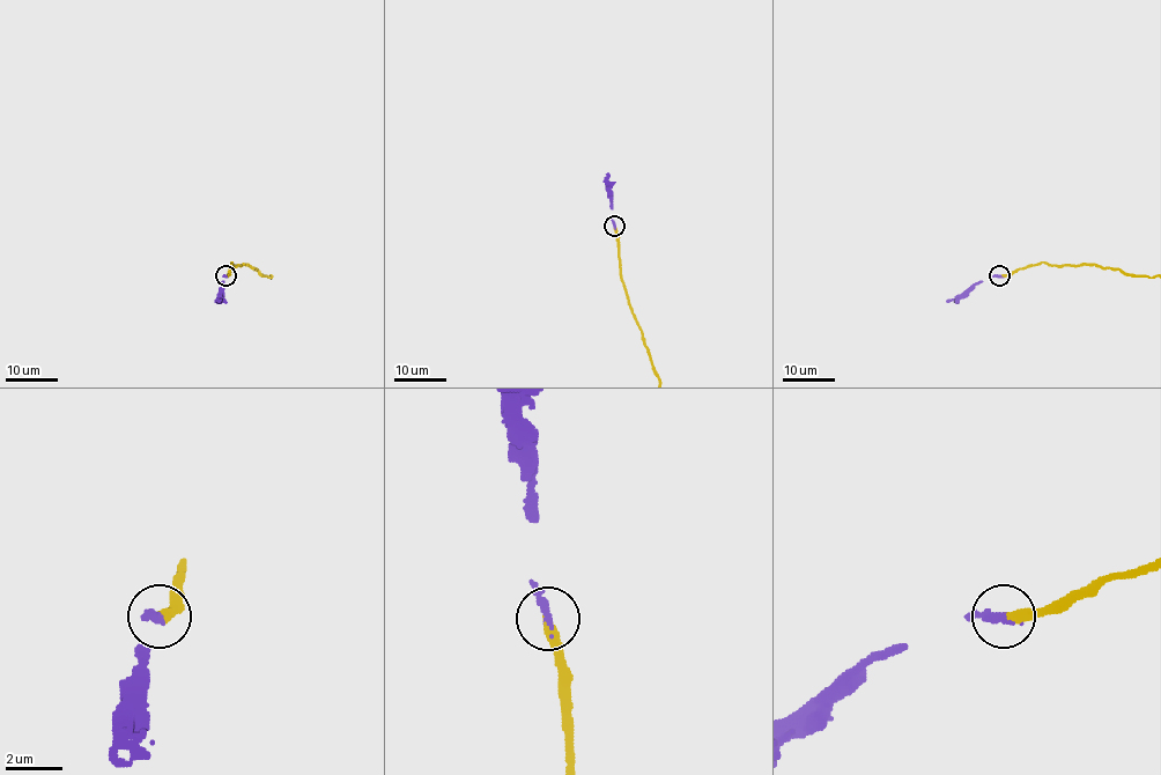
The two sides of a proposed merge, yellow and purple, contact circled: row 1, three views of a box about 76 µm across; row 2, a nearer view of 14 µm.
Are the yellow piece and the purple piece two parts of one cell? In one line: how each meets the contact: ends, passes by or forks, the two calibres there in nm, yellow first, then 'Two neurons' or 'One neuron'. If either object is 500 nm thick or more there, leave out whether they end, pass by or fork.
At the ring yellow ends. At the ring purple ends. Thickness 360 nm (yellow) against 280 nm. One neuron

